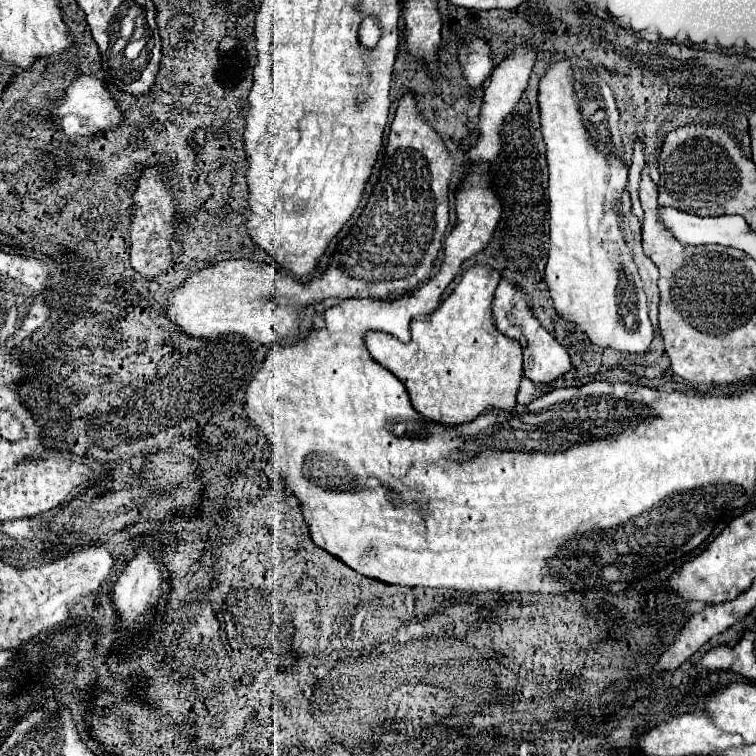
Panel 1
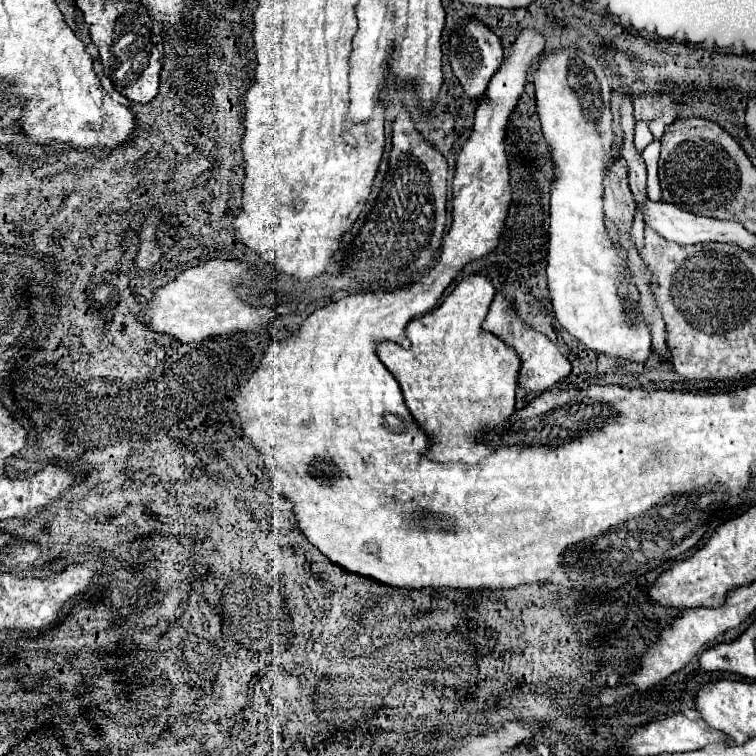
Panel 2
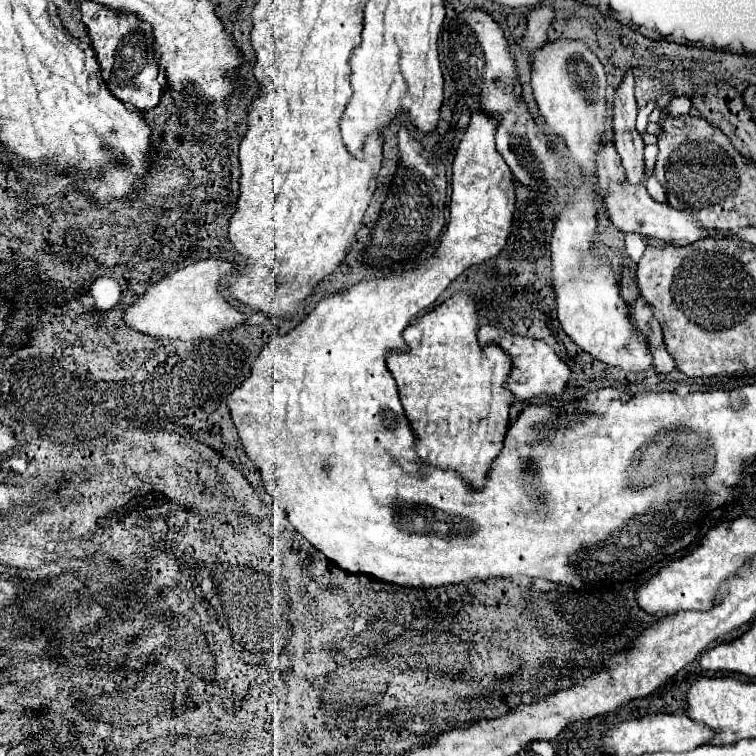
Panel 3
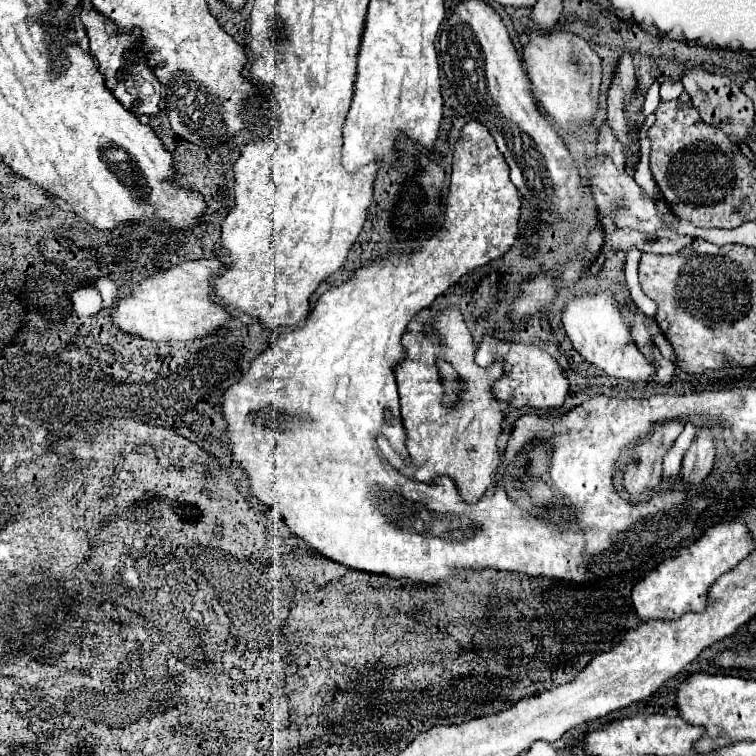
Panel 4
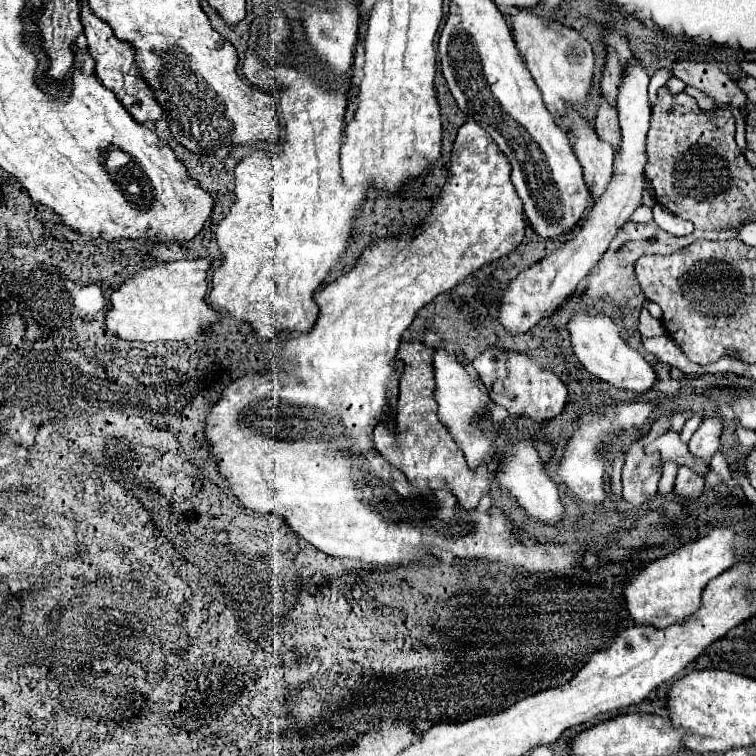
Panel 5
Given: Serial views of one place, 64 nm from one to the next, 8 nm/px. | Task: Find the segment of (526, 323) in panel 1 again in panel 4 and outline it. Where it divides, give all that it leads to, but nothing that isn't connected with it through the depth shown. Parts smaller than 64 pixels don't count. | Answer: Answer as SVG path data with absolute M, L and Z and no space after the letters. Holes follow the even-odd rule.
M482 336L476 352L476 364L488 366L494 356L504 358L504 376L494 384L494 396L498 400L510 402L516 408L530 406L530 408L558 408L564 404L564 396L568 392L568 378L564 368L544 350L538 346L528 346L524 342L500 340L496 336Z

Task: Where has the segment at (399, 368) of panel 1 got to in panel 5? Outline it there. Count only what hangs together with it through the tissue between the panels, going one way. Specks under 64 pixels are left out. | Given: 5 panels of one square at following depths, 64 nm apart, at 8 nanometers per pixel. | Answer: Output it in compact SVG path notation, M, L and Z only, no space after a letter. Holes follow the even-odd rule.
M408 342L400 344L400 352L396 359L404 365L404 372L400 378L400 394L396 406L396 424L398 424L398 438L384 428L384 424L374 432L374 446L376 450L396 468L400 468L410 484L426 498L432 496L432 490L448 486L462 508L476 508L480 498L490 492L492 472L490 464L480 464L478 468L470 470L464 460L464 452L454 440L448 426L438 418L438 404L434 400L434 368L432 368L434 348L428 348L424 342Z

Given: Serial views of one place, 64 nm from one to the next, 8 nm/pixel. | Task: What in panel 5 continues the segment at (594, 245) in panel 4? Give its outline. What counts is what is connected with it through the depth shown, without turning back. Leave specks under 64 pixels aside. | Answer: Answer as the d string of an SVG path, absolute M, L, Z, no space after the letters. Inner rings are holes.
M630 60L628 72L624 74L624 82L620 84L618 94L618 120L622 128L622 146L616 154L616 180L608 186L608 192L594 204L592 212L584 220L582 228L570 238L570 242L552 252L542 262L534 264L518 278L510 282L510 288L502 296L500 304L500 322L510 332L528 332L542 318L552 314L588 276L588 272L596 266L596 262L606 252L612 236L616 236L618 228L628 220L628 216L636 210L642 198L642 172L646 164L646 132L650 124L650 106L648 106L648 74L640 66L638 60Z

